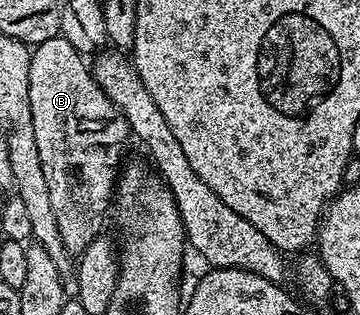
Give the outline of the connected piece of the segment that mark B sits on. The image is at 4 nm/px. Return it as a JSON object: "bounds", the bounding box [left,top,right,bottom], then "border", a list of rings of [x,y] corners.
{"bounds":[28,35,132,254],"border":[[[56,35],[48,38],[48,42],[40,42],[31,51],[30,69],[28,70],[28,102],[32,106],[32,130],[36,134],[36,150],[40,150],[40,166],[44,170],[44,178],[48,182],[48,198],[52,202],[52,214],[56,214],[56,226],[60,226],[60,238],[64,238],[64,246],[72,254],[81,254],[92,241],[100,236],[103,231],[102,219],[106,216],[106,199],[111,199],[116,185],[120,179],[118,167],[122,164],[122,151],[126,148],[126,139],[131,139],[132,133],[130,123],[126,120],[125,112],[121,112],[116,105],[104,94],[97,82],[94,80],[94,74],[89,63],[85,64],[83,53],[72,46],[63,36]]]}

